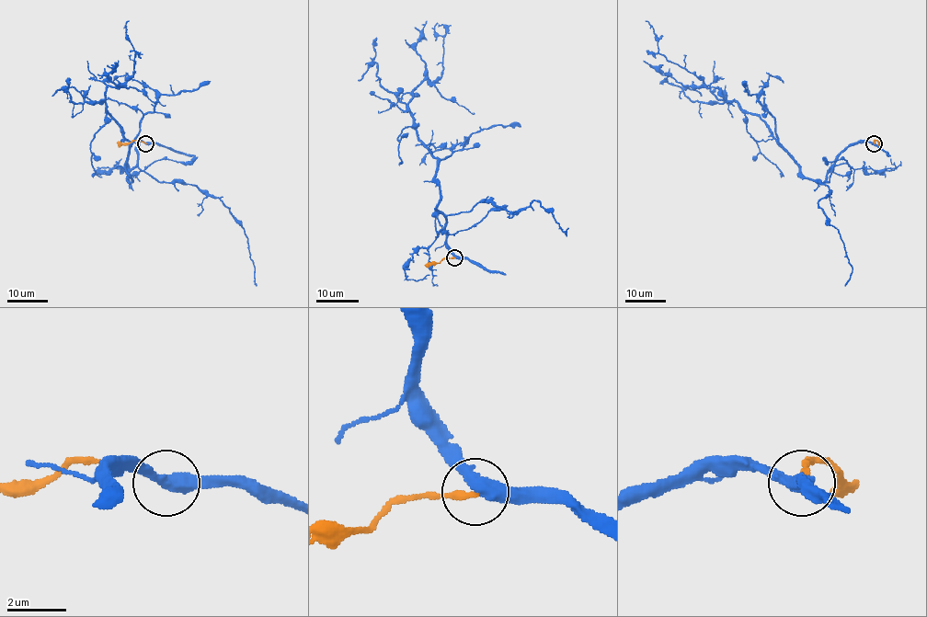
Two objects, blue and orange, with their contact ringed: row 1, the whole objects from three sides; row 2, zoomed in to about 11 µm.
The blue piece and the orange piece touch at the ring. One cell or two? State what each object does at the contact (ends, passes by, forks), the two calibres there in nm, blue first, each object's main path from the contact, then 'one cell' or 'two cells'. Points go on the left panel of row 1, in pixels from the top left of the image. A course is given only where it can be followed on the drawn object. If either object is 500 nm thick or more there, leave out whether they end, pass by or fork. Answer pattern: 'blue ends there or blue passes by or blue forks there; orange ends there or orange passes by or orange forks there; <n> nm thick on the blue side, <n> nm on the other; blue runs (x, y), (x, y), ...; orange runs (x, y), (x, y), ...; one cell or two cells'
blue passes by; orange ends there; 440 nm thick on the blue side, 200 nm on the other; blue runs (145, 143), (138, 142), (130, 182), (129, 142), (100, 100), (108, 86), (120, 86), (134, 73), (129, 21); orange runs (145, 143), (134, 141), (118, 146); two cells

